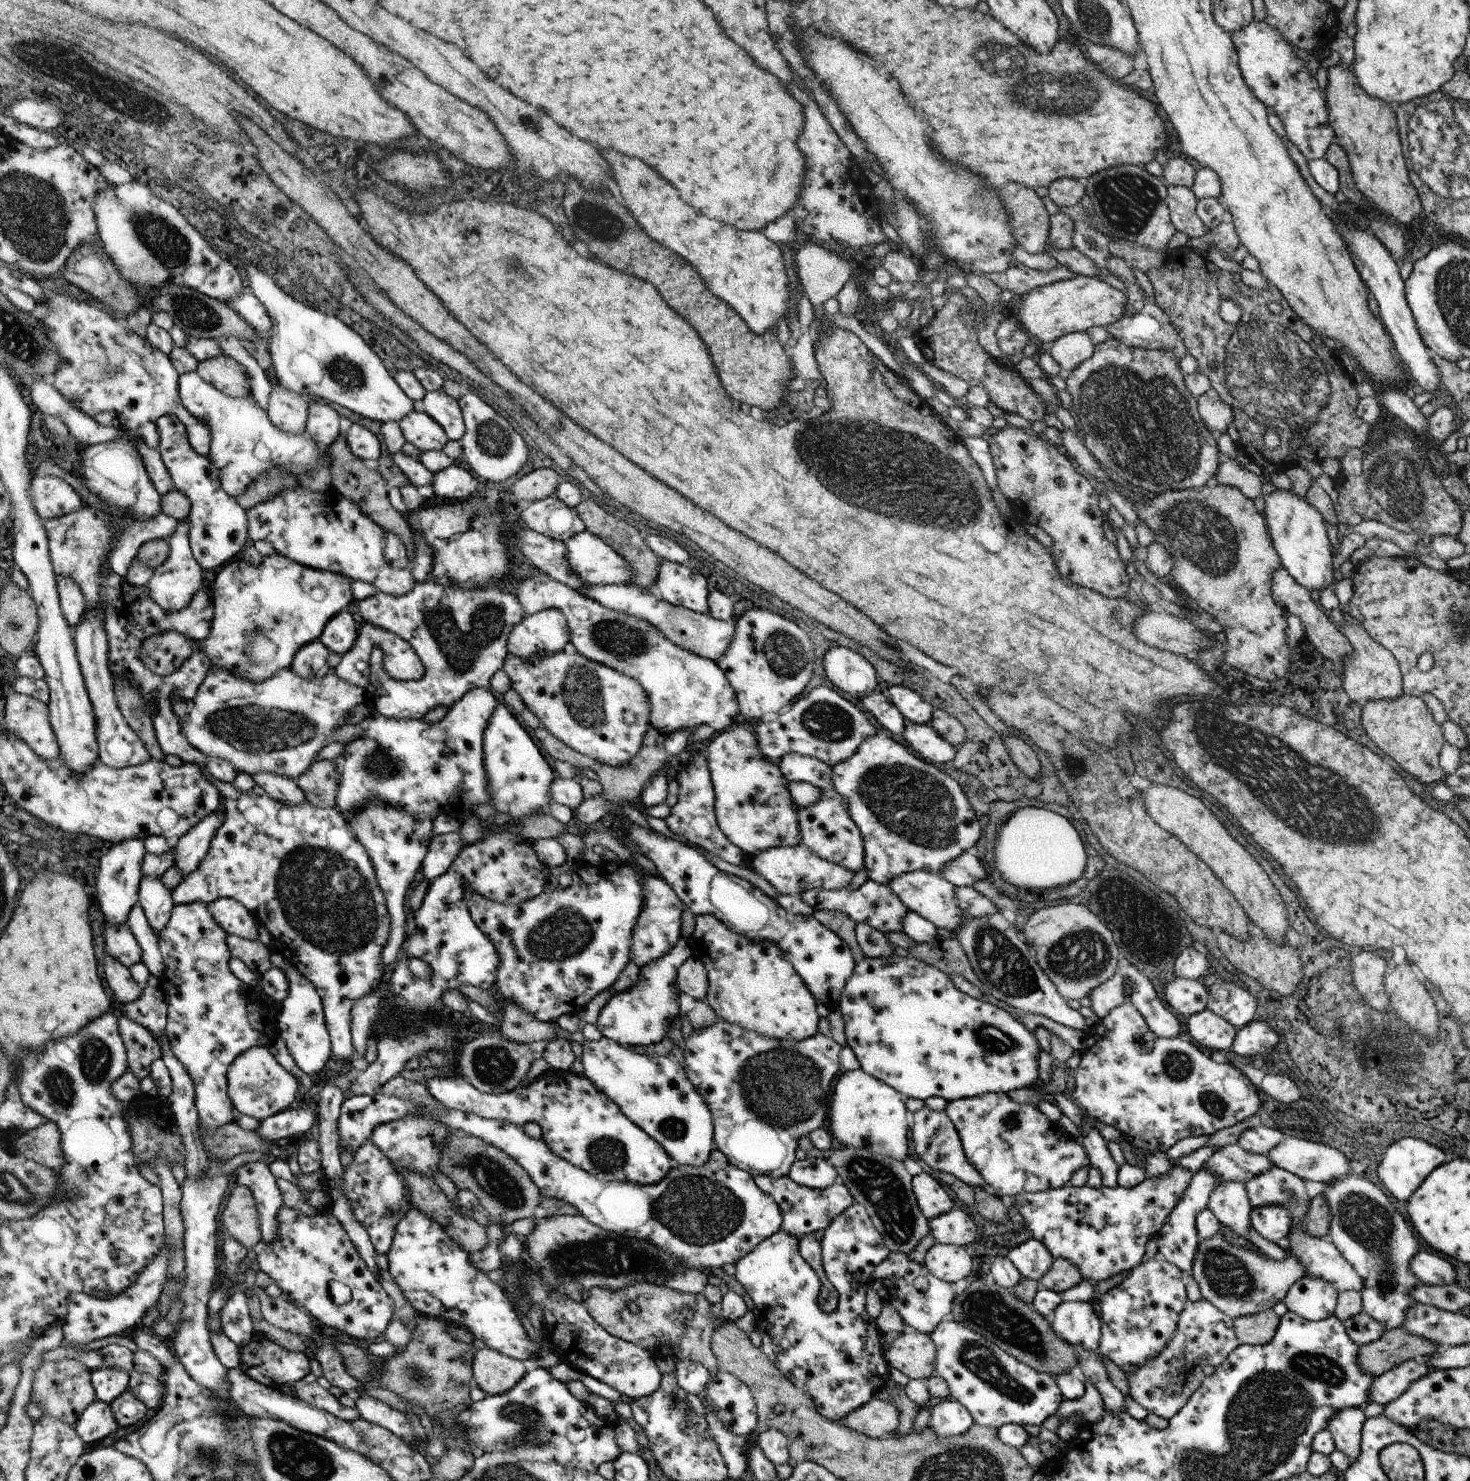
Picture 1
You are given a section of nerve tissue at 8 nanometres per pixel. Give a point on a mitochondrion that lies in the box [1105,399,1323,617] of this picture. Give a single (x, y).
(1205, 542)

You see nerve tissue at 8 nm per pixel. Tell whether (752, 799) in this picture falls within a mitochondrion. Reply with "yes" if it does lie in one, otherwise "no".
no

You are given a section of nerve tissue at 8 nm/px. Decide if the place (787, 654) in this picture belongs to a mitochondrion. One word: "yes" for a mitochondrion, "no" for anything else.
yes

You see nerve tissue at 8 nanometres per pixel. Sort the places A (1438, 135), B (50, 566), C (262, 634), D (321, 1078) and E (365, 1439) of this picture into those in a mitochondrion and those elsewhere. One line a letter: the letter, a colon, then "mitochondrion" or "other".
A: mitochondrion
B: other
C: mitochondrion
D: other
E: mitochondrion

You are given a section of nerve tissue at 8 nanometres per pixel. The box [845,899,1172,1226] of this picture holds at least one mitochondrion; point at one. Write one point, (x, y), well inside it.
(1002, 965)

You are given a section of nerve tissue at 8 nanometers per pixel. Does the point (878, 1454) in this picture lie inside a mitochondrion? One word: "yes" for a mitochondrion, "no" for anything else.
no

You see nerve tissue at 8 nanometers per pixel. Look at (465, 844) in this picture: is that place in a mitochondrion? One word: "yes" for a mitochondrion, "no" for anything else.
no

